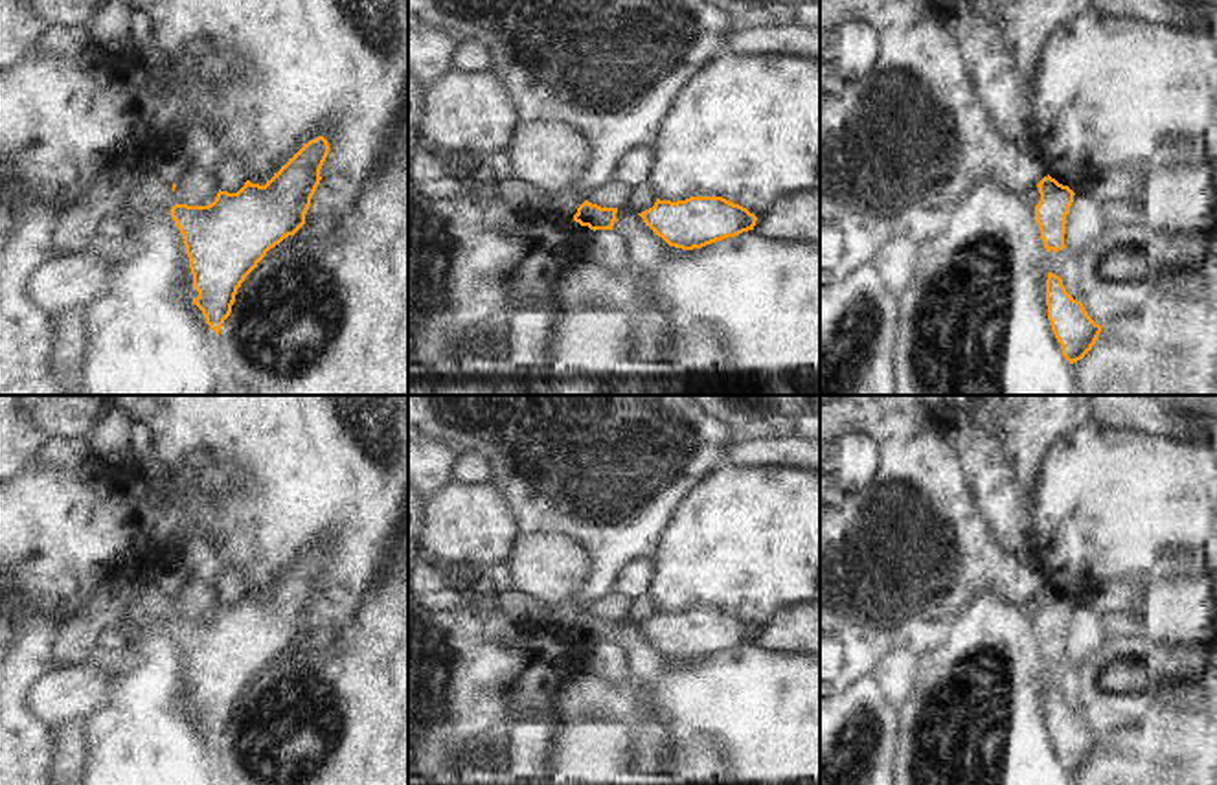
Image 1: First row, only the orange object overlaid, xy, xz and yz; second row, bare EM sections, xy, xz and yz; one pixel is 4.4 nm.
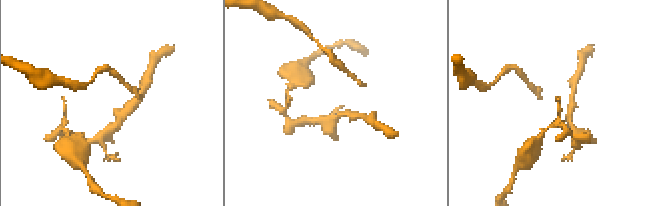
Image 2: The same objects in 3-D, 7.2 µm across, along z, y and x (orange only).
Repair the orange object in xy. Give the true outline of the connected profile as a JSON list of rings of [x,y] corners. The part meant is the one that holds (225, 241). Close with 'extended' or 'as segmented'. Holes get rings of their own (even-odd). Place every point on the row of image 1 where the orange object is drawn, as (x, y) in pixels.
[[[318,136],[303,143],[265,186],[246,180],[237,193],[219,189],[208,206],[175,204],[169,210],[199,292],[193,303],[217,335],[245,278],[270,248],[305,224],[327,154],[329,143]]]; as segmented

